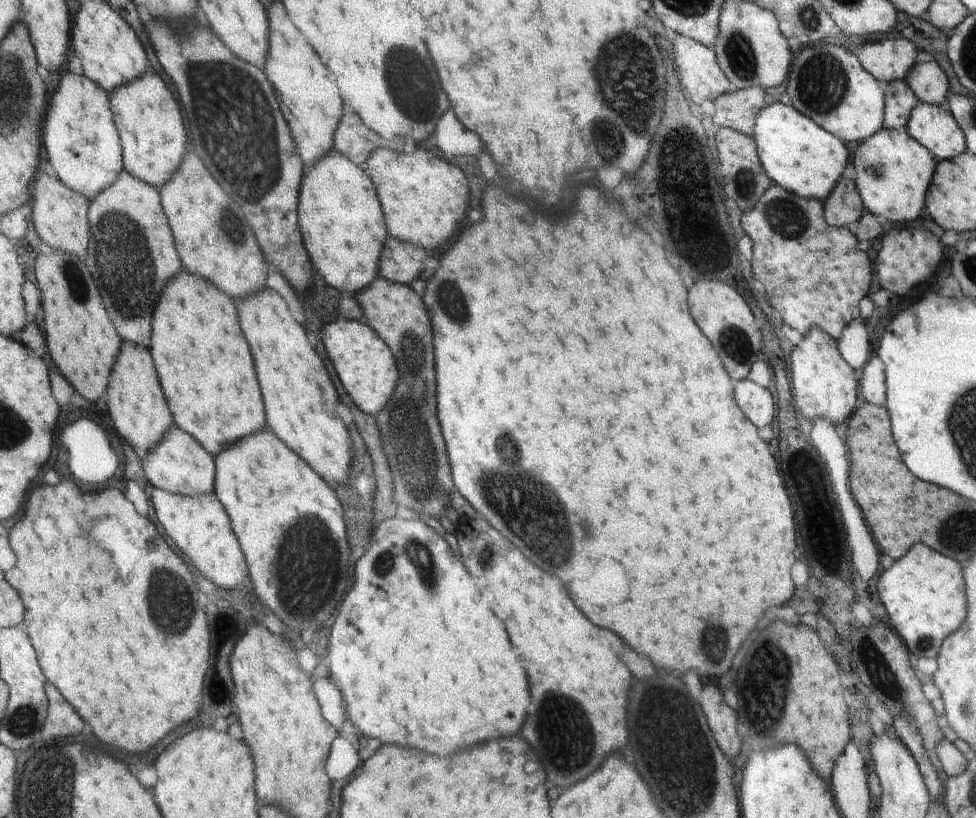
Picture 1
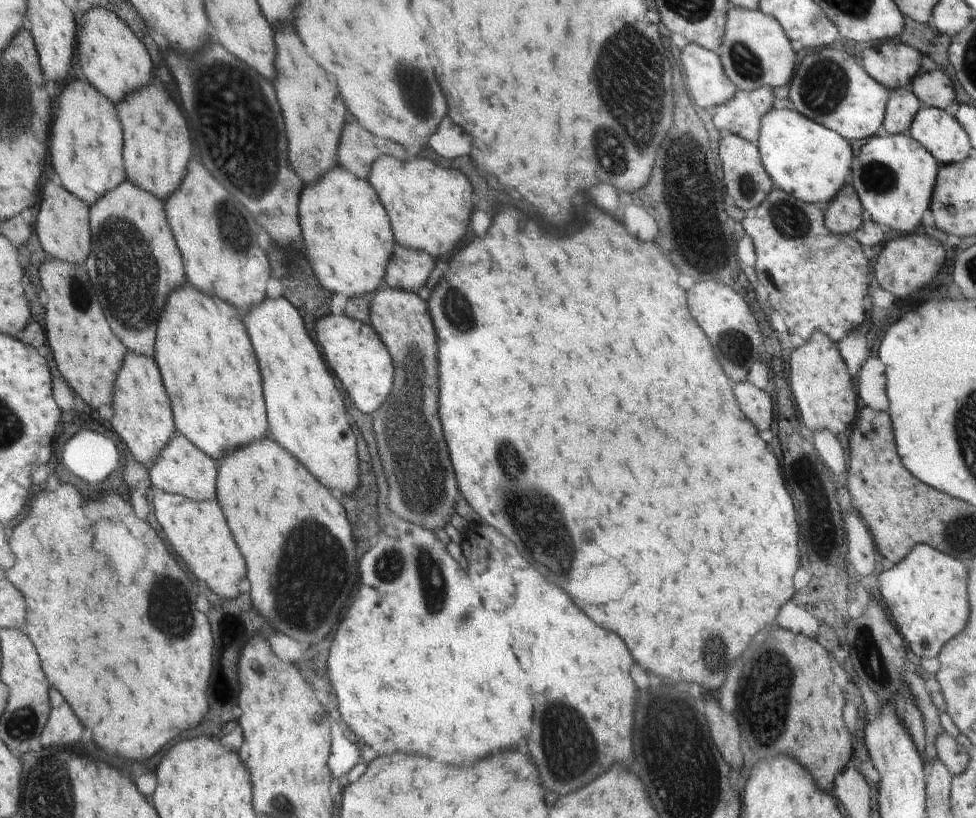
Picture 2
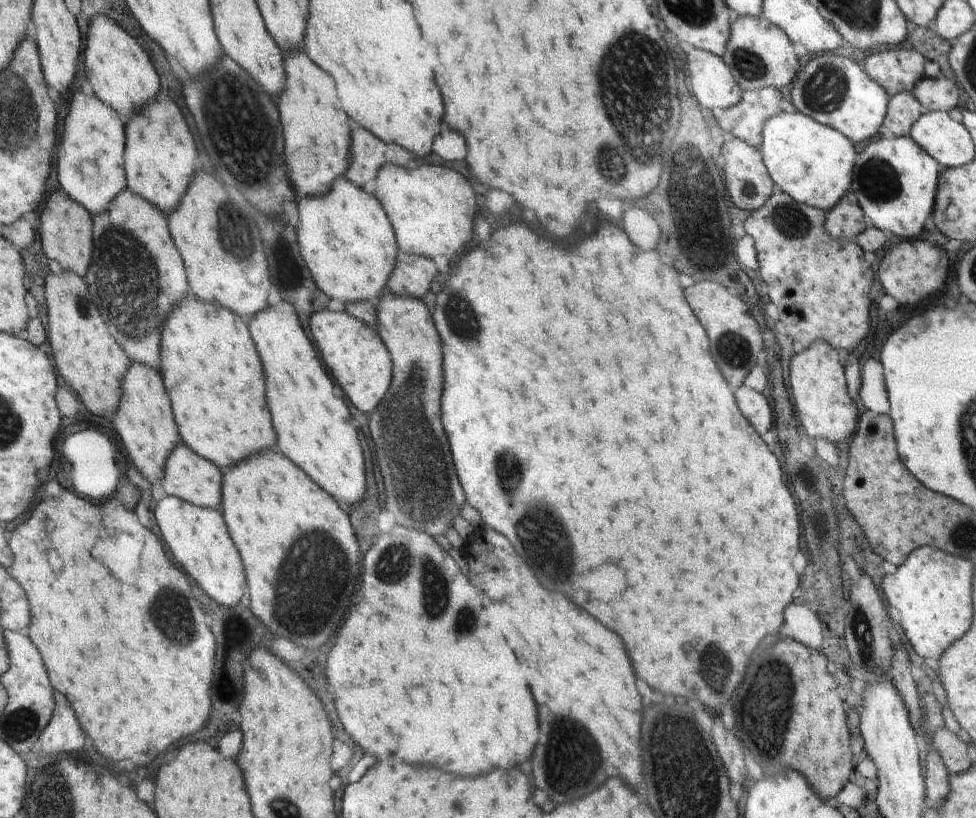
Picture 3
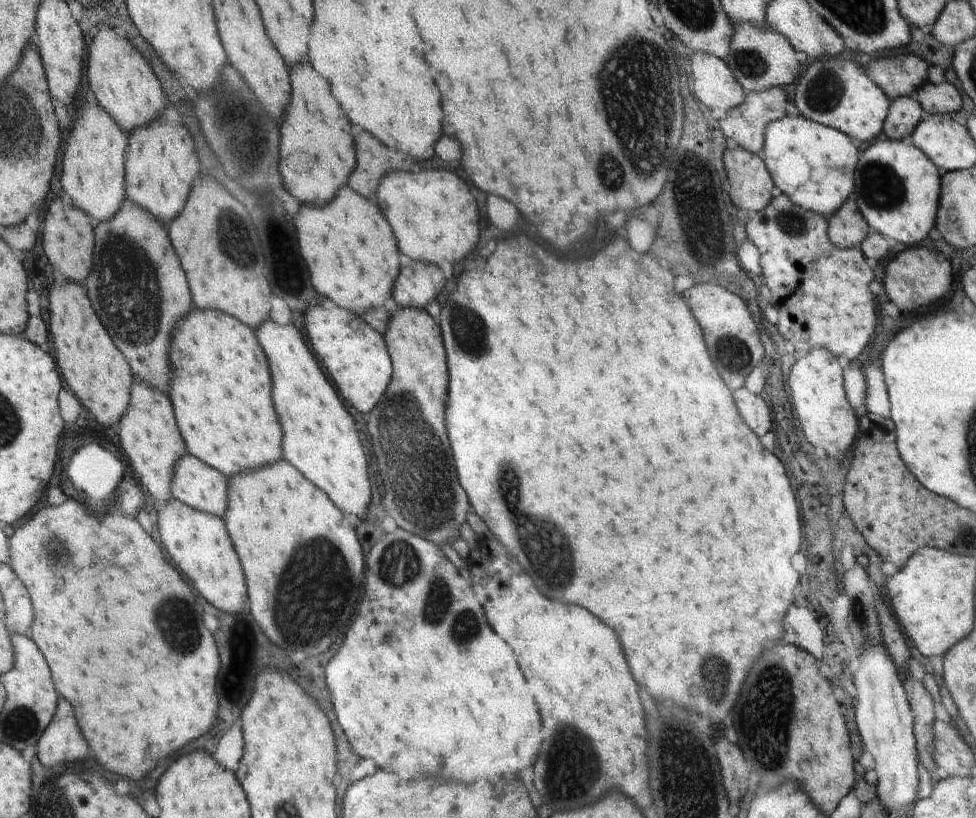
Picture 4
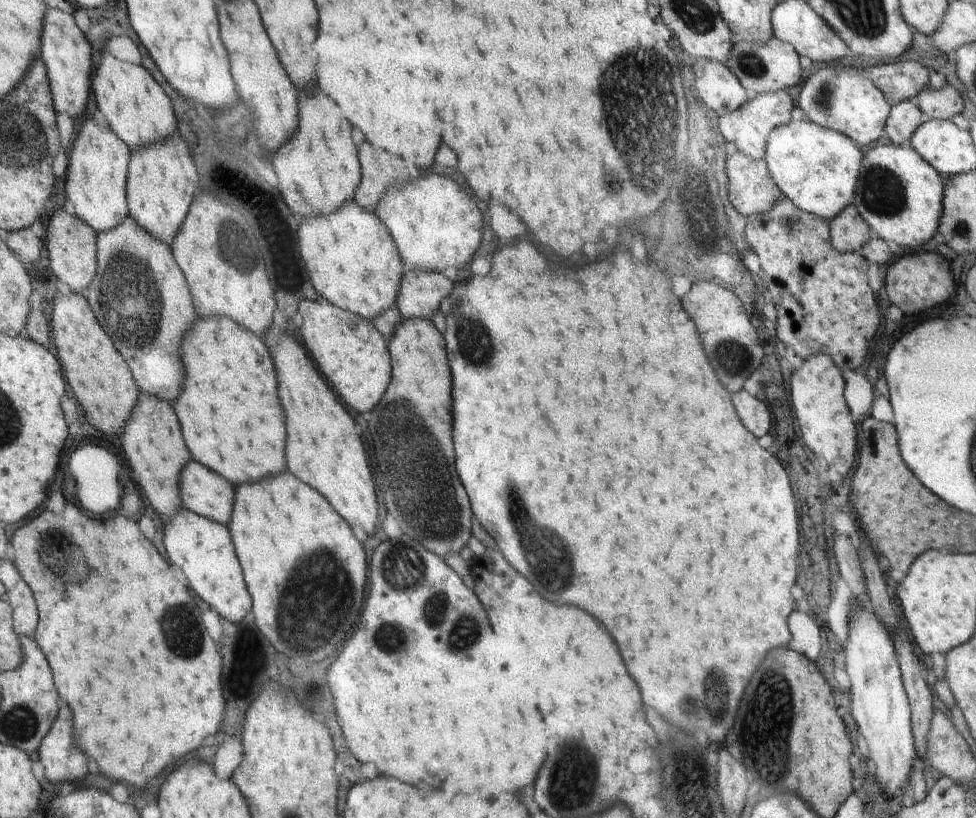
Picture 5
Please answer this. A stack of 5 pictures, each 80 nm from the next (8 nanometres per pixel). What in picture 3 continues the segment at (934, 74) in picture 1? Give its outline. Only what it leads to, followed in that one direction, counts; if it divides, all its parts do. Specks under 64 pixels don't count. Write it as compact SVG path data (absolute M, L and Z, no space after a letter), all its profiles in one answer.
M940 74L938 78L926 77L916 84L915 97L927 111L950 112L958 104L958 90L951 80Z

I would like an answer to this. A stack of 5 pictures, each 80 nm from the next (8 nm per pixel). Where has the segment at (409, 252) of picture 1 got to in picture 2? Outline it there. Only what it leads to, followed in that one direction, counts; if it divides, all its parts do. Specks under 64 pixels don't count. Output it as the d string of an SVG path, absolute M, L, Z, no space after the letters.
M396 244L394 260L390 260L383 282L392 288L416 291L425 284L432 268L434 268L432 256Z

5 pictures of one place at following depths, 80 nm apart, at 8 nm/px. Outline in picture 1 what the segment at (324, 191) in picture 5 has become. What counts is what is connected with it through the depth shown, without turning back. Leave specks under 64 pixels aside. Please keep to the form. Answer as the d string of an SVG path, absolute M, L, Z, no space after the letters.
M282 2L268 4L266 12L270 12L270 64L266 64L264 72L270 76L274 88L278 88L282 112L286 112L286 120L290 120L290 130L294 132L298 154L308 168L314 166L320 158L330 156L326 152L332 150L334 144L332 136L342 116L342 98L338 94L334 76L326 70L318 54L292 24Z

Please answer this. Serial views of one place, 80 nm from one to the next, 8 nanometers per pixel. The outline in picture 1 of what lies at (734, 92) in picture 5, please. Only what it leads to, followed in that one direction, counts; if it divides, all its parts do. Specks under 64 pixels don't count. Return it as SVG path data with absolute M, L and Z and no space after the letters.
M678 34L674 42L673 62L680 72L680 80L698 106L704 100L716 98L734 90L729 77L722 74L720 62L717 60L716 50L700 44L687 36Z

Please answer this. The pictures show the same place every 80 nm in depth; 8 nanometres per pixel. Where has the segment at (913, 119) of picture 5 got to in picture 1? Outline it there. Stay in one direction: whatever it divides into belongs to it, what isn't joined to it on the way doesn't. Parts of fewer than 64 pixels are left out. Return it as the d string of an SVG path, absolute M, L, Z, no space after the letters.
M904 80L881 82L885 94L883 126L886 129L906 129L914 108L920 102Z

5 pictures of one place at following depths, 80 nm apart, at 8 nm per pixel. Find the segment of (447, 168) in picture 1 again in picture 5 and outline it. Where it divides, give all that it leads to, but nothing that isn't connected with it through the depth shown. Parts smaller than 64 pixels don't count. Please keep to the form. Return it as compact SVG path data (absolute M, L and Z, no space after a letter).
M420 174L408 182L392 184L376 212L386 228L390 228L402 260L416 270L442 272L446 268L462 268L470 262L482 240L480 210L450 176Z

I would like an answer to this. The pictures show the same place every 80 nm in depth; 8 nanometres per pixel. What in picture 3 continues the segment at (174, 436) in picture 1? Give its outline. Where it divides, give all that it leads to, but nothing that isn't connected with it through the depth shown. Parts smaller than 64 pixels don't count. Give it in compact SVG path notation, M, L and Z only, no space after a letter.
M182 442L169 458L165 478L161 482L168 495L174 495L197 504L202 508L220 510L222 504L222 470L213 461L206 460L198 454L188 443Z

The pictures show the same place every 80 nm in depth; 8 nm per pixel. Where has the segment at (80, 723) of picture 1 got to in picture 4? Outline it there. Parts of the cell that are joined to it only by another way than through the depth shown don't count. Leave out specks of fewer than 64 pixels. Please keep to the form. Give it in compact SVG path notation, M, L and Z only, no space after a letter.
M62 698L56 720L41 738L37 756L48 768L74 764L90 756L90 744L78 726L76 708L66 698Z

